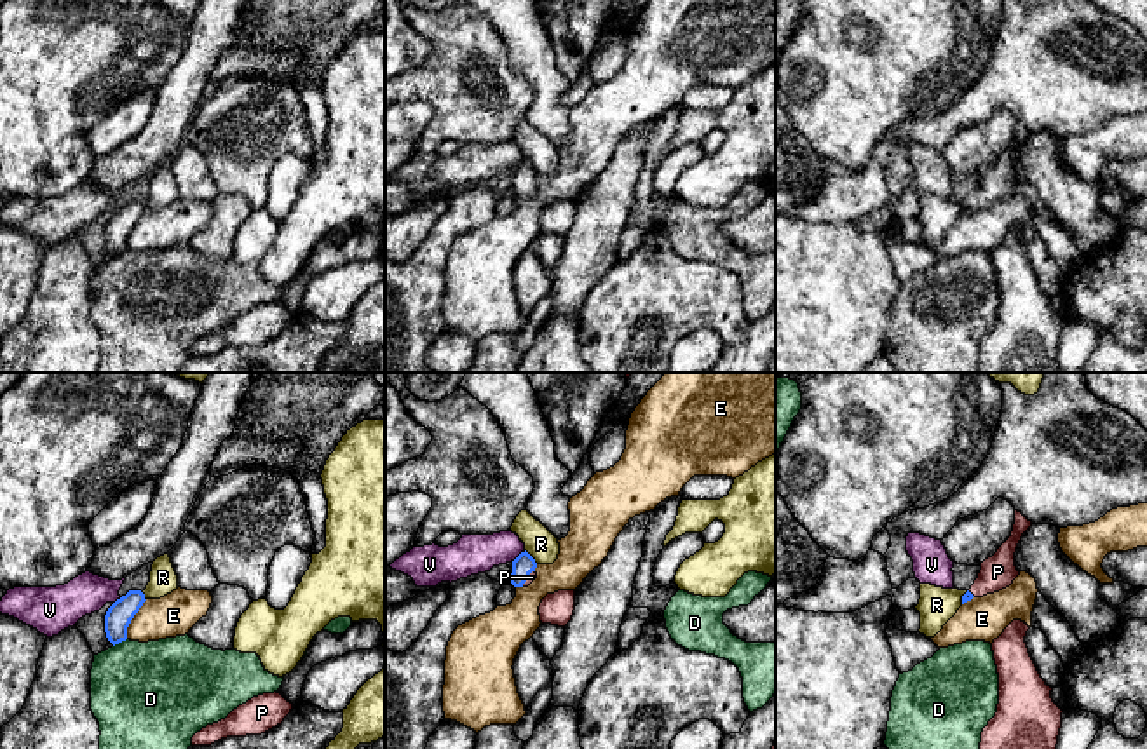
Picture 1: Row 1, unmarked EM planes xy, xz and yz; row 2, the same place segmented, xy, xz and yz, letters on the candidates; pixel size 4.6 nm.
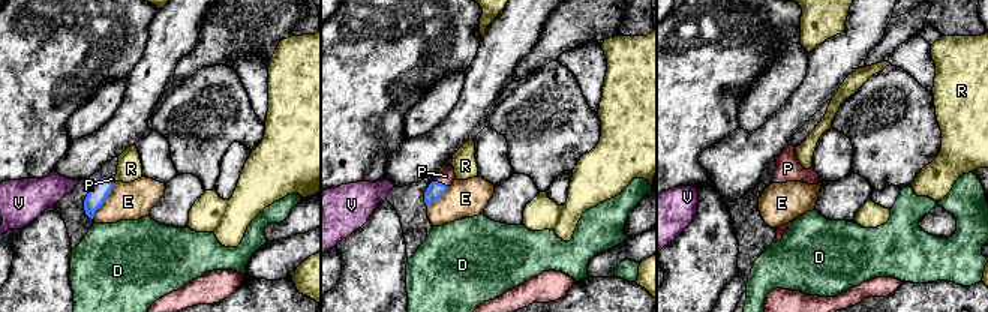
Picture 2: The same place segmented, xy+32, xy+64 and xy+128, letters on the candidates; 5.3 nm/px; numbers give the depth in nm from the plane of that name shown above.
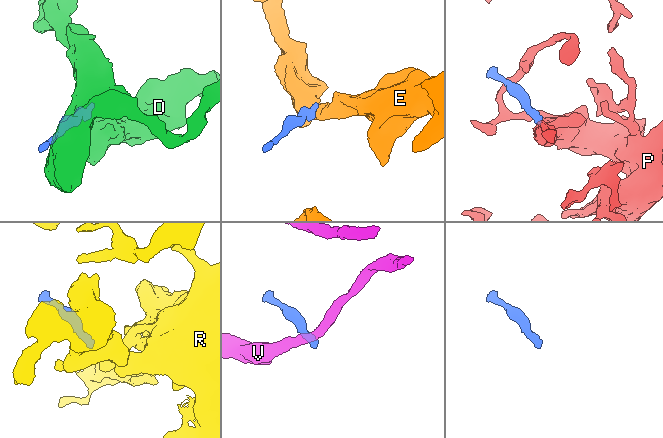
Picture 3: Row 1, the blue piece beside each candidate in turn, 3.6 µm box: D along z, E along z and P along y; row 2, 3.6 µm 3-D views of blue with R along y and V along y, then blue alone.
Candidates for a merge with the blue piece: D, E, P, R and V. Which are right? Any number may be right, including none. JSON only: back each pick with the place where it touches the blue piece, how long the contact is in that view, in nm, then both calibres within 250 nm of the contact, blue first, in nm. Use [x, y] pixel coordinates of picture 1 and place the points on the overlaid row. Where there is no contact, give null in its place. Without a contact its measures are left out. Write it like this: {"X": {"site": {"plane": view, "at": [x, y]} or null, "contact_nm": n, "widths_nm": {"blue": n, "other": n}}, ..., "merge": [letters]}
{"P": {"site": {"plane": "xz", "at": [527, 577]}, "contact_nm": 100, "widths_nm": {"blue": 100, "other": 40}}, "merge": ["P"]}

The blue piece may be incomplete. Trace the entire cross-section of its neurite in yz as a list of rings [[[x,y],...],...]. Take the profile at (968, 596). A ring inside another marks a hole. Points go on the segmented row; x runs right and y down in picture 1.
[[[1015,510],[1015,524],[1011,536],[997,549],[997,552],[985,559],[980,566],[978,578],[971,589],[962,596],[962,604],[973,597],[983,597],[987,594],[999,592],[1013,584],[1020,575],[1015,566],[1015,552],[1023,533],[1032,526],[1021,512]]]

